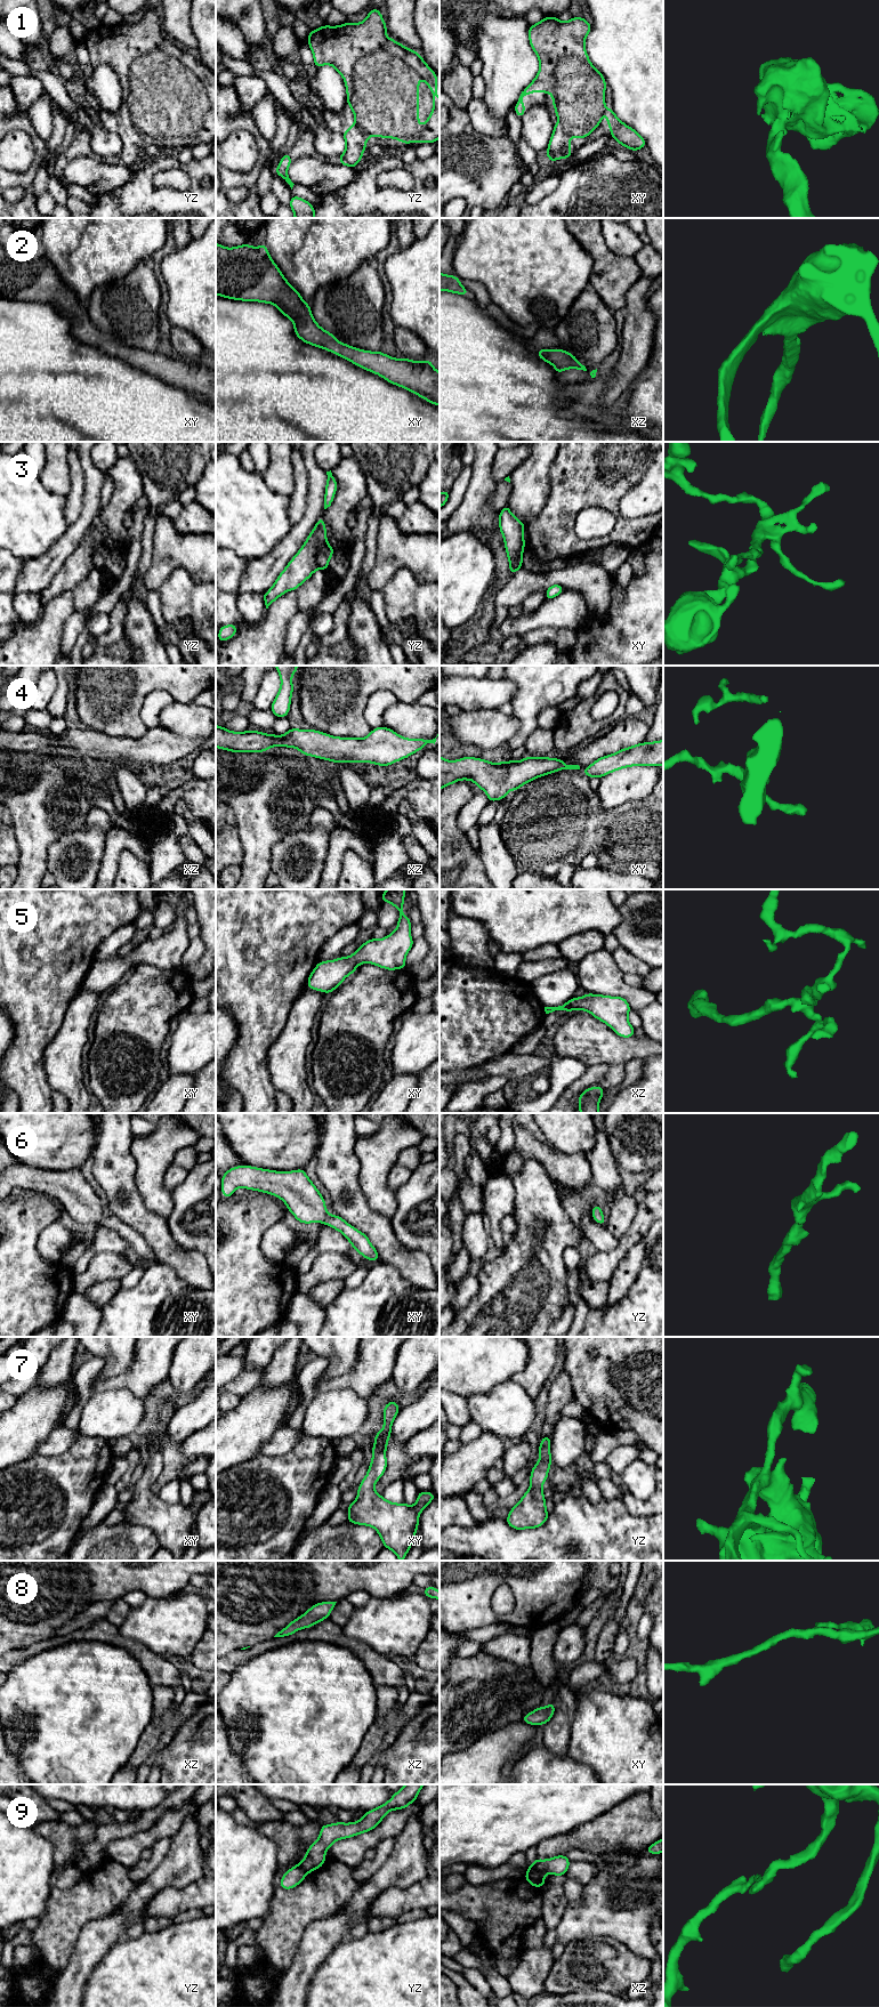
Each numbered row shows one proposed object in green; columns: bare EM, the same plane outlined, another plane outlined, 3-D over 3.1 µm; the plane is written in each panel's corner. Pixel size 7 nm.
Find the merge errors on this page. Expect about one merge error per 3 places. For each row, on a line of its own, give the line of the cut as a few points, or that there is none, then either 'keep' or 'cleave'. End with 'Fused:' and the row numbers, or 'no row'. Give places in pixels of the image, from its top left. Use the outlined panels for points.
1: cut none; keep
2: cut none; keep
3: cut yz (327, 541), (317, 553), (317, 567); cleave
4: cut none; keep
5: cut none; keep
6: cut none; keep
7: cut none; keep
8: cut none; keep
9: cut xz (529, 1868), (542, 1875); cleave
Fused: 3, 9

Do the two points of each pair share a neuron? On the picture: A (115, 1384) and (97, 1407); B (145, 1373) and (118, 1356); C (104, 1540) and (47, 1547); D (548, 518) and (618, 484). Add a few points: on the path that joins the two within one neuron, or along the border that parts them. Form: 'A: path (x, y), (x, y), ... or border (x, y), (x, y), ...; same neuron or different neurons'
A: border (93, 1391), (129, 1389), (137, 1397); different neurons
B: border (135, 1348), (132, 1363), (121, 1373), (107, 1379); different neurons
C: border (78, 1530), (69, 1548); different neurons
D: path (565, 502), (583, 484), (601, 484); same neuron

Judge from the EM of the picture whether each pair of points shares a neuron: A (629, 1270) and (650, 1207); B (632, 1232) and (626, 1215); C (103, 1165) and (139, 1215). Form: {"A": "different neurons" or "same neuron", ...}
{"A": "different neurons", "B": "different neurons", "C": "same neuron"}

